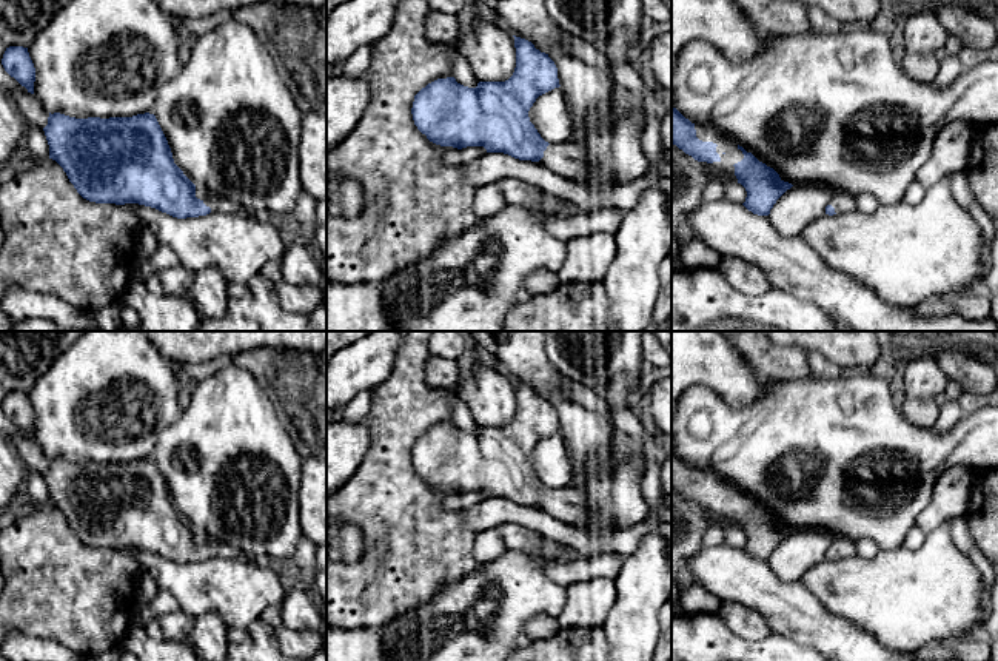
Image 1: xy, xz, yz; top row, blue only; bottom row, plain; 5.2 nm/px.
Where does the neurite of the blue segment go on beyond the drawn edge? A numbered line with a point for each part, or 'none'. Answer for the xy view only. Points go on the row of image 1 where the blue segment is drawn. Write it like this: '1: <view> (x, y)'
1: xy (217, 204)

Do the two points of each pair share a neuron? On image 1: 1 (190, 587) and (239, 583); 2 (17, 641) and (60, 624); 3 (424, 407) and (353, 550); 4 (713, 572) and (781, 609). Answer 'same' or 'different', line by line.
1: same
2: different
3: different
4: same

